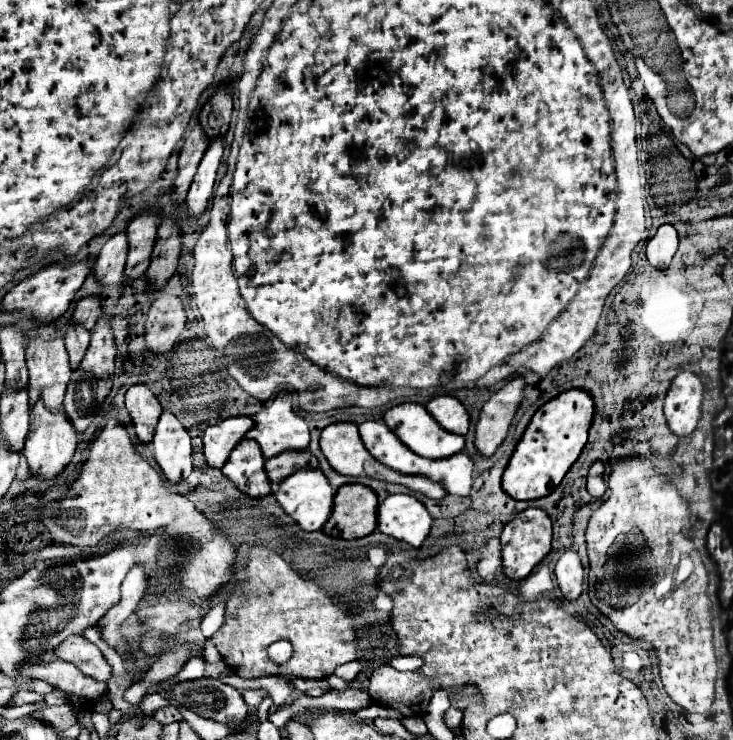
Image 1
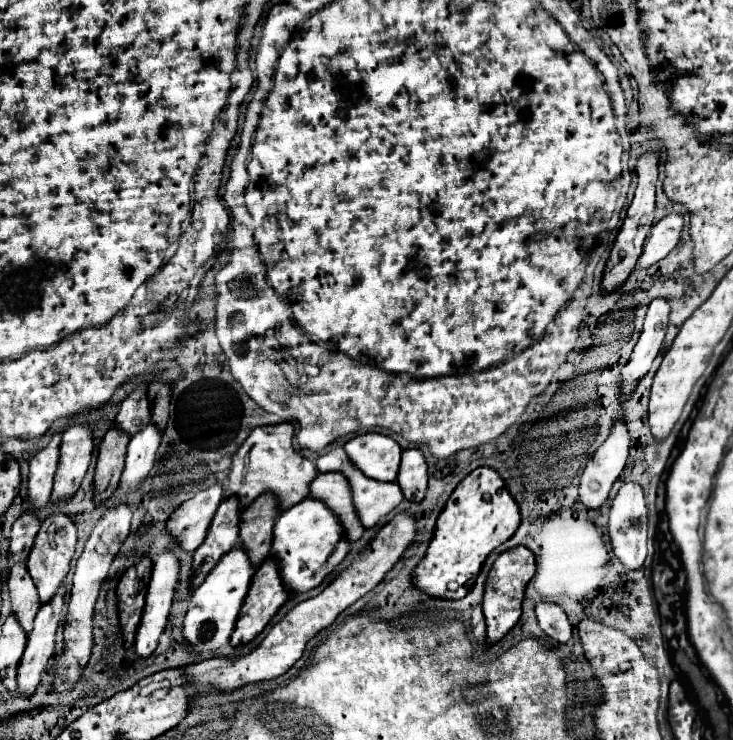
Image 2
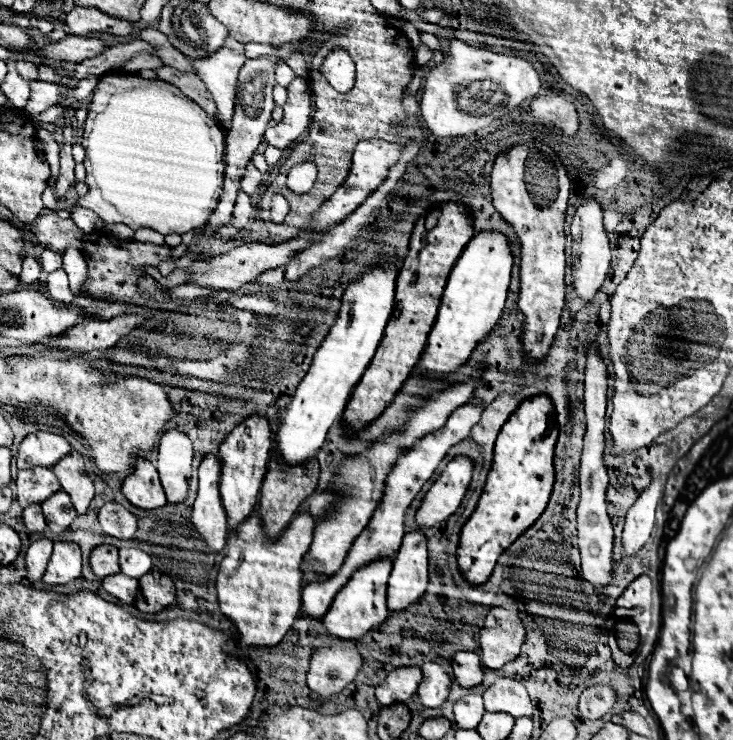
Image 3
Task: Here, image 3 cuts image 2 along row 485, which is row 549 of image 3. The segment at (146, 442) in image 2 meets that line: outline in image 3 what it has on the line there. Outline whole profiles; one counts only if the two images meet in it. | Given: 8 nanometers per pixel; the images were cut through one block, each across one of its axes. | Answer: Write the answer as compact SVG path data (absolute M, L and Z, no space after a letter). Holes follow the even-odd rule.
M122 548L120 550L120 568L122 568L122 574L140 578L146 572L150 572L152 558L144 550L138 550L138 548Z

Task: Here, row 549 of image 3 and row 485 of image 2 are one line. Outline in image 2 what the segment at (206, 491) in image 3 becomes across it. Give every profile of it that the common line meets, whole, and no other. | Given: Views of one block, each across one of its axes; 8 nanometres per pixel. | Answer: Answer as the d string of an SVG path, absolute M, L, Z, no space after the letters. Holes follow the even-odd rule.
M216 482L206 490L198 490L190 500L180 504L172 512L166 528L182 544L182 548L194 552L204 542L206 530L222 498L224 498L222 484Z

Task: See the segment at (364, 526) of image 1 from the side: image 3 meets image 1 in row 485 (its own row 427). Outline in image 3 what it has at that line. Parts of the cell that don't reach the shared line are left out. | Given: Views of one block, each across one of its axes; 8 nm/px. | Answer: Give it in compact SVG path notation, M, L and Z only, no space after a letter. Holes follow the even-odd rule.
M446 202L442 206L442 216L438 218L438 224L432 230L424 228L424 216L416 220L410 236L410 252L404 258L404 264L396 278L396 300L392 316L386 324L382 342L370 366L366 368L362 380L352 392L352 398L348 400L348 406L342 416L344 428L352 432L362 430L366 424L376 420L384 412L384 408L392 402L394 394L402 388L404 380L412 372L414 364L418 364L420 354L426 346L428 334L440 308L440 296L448 282L448 274L472 236L474 218L468 206L464 206L462 202Z

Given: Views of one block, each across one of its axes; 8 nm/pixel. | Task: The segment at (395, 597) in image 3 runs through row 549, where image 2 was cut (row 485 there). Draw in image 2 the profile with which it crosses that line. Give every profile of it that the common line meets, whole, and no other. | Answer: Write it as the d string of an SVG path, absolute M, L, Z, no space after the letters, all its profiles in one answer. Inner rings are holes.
M408 448L402 452L402 464L396 482L400 484L404 498L420 502L428 484L428 466L420 448Z

